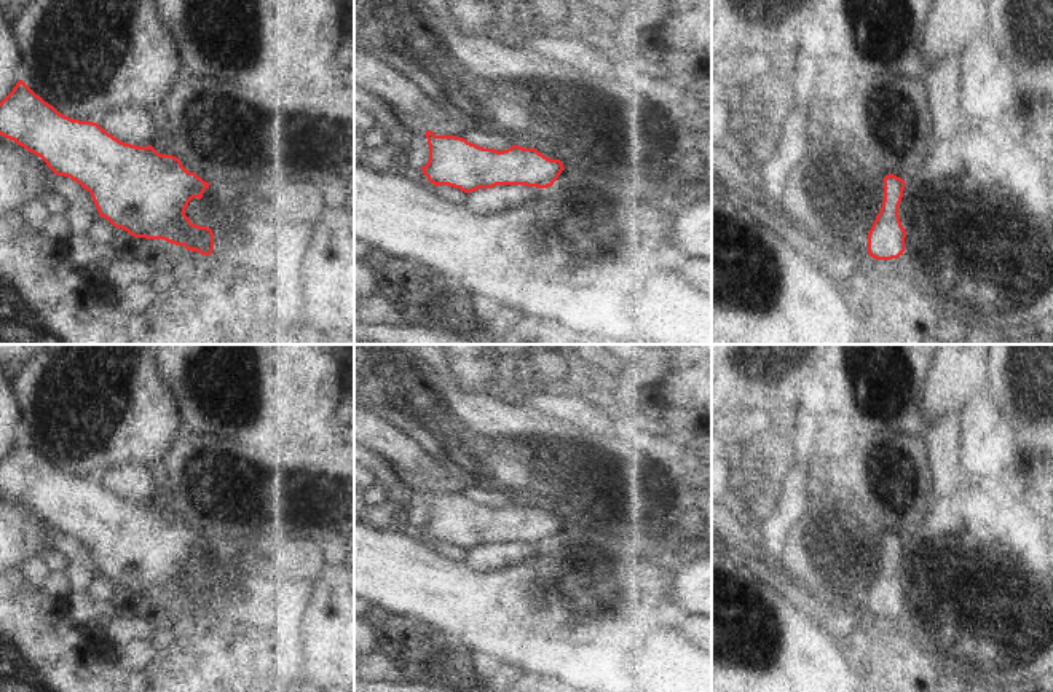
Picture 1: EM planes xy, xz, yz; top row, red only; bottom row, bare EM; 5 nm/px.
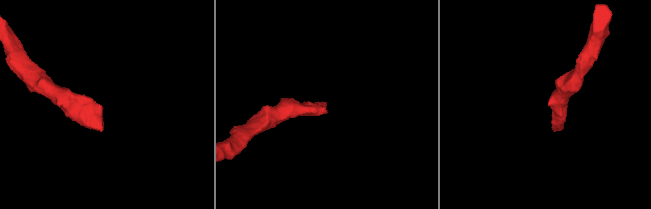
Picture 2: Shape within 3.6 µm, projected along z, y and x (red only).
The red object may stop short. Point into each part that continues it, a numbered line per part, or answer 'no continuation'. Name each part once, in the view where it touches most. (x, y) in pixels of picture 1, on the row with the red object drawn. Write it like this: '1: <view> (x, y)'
no continuation

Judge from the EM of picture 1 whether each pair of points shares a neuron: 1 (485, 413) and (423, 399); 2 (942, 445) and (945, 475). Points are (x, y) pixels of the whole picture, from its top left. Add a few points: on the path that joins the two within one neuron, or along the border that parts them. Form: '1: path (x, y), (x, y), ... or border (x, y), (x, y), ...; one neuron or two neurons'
1: path (469, 412), (439, 410); one neuron
2: path (943, 453), (945, 467); one neuron

